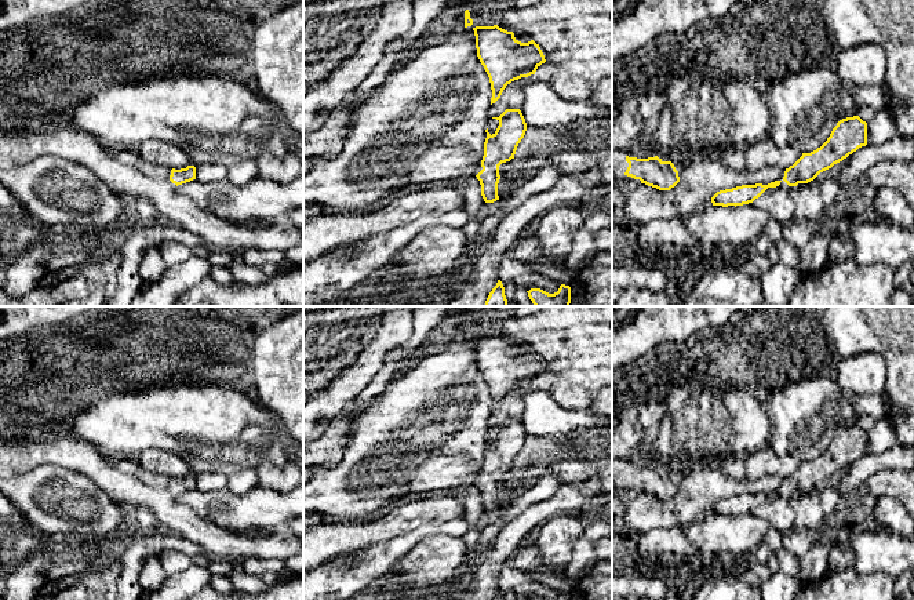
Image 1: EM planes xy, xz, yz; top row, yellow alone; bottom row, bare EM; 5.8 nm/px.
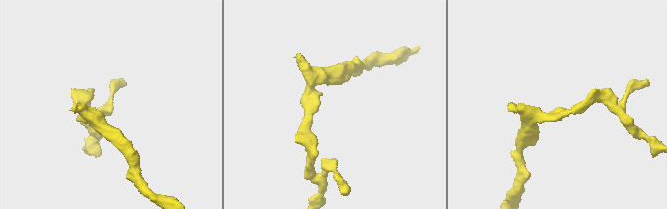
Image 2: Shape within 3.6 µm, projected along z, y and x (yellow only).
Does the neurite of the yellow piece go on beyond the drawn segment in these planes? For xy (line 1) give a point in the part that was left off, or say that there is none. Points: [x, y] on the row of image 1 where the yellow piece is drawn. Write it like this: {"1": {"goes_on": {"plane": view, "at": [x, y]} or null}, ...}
{"1": {"goes_on": null}}

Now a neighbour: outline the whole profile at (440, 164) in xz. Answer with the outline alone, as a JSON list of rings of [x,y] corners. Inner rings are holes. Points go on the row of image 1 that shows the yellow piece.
[[[467,145],[434,148],[414,161],[409,182],[416,186],[448,183],[462,175],[476,177],[481,170]]]

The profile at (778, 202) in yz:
[[[784,181],[776,188],[768,188],[758,199],[753,201],[757,208],[765,210],[780,225],[791,222],[795,204]]]

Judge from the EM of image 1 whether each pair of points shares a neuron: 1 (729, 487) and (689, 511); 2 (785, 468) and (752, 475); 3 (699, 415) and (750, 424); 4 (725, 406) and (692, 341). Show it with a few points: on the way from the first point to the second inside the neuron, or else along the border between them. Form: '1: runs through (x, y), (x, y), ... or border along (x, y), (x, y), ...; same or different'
1: runs through (720, 487), (713, 487), (699, 501); same
2: runs through (776, 468), (760, 468); same
3: runs through (712, 424), (738, 424); same
4: border along (685, 381), (749, 392); different

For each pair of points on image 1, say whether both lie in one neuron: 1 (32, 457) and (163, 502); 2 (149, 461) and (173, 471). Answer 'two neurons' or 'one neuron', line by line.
1: one neuron
2: one neuron

